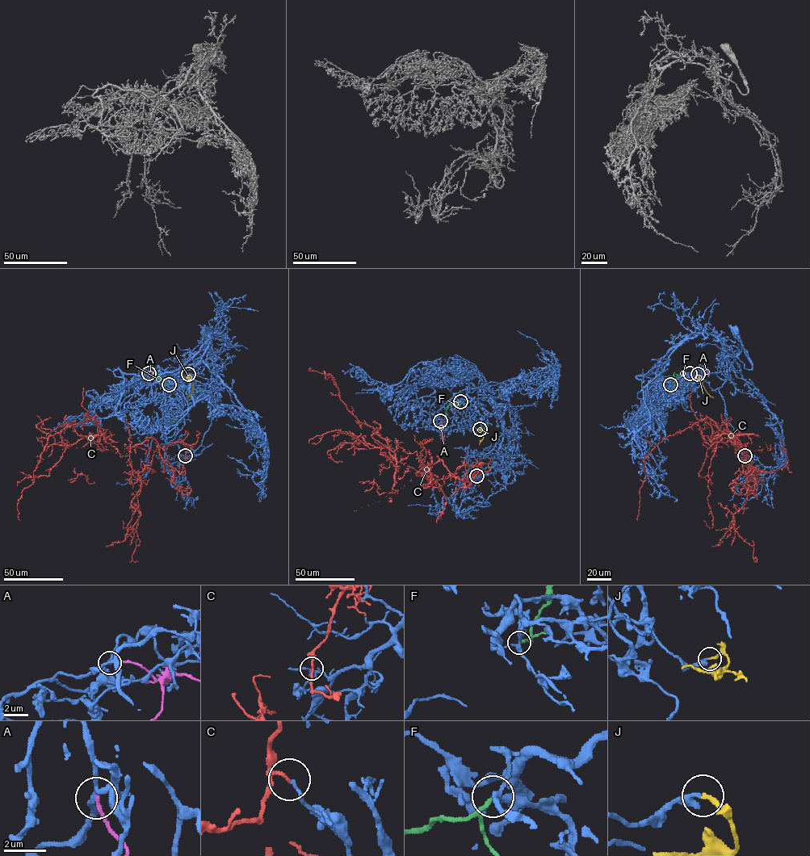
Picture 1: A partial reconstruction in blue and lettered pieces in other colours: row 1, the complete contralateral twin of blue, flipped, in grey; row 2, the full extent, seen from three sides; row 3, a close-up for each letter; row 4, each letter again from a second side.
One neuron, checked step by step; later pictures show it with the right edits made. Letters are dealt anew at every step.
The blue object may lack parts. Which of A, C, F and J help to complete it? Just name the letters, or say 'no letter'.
J

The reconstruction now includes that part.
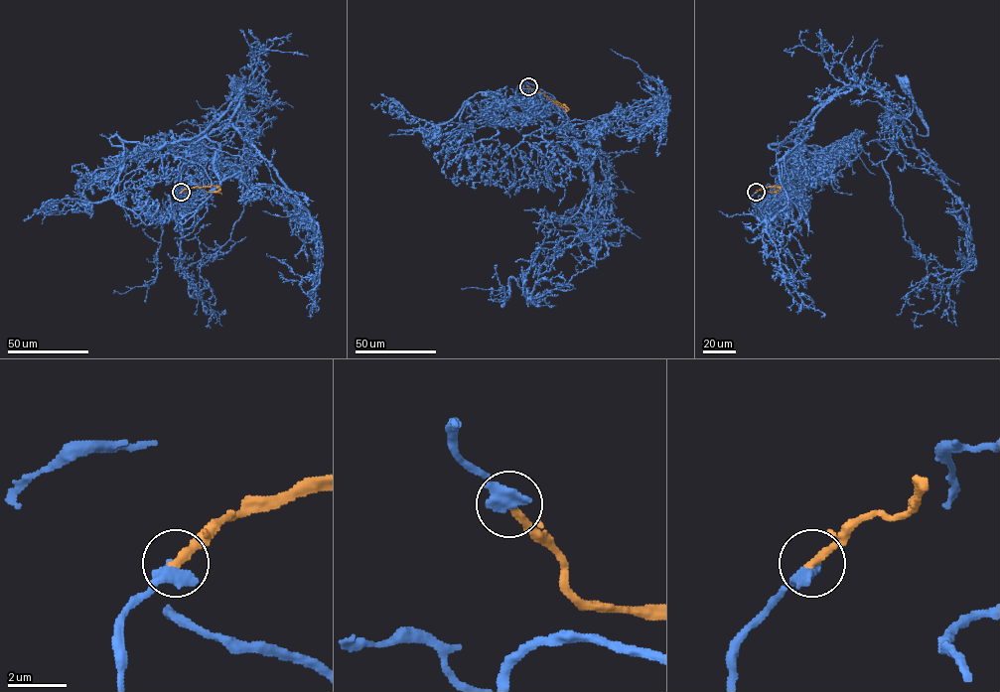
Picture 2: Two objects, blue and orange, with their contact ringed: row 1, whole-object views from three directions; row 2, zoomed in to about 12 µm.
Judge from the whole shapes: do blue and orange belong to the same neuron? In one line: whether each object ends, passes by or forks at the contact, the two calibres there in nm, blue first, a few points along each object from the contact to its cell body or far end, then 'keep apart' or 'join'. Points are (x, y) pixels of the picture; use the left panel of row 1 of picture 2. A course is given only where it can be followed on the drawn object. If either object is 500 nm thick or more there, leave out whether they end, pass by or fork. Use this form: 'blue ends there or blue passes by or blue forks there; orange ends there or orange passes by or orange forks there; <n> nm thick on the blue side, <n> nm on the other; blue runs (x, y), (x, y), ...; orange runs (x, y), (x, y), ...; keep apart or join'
550 nm thick on the blue side, 280 nm on the other; blue runs (181, 193), (197, 207), (219, 184), (207, 130), (244, 85), (236, 108), (260, 134), (236, 83); orange runs (181, 193), (185, 189), (211, 186), (220, 189), (206, 191); join

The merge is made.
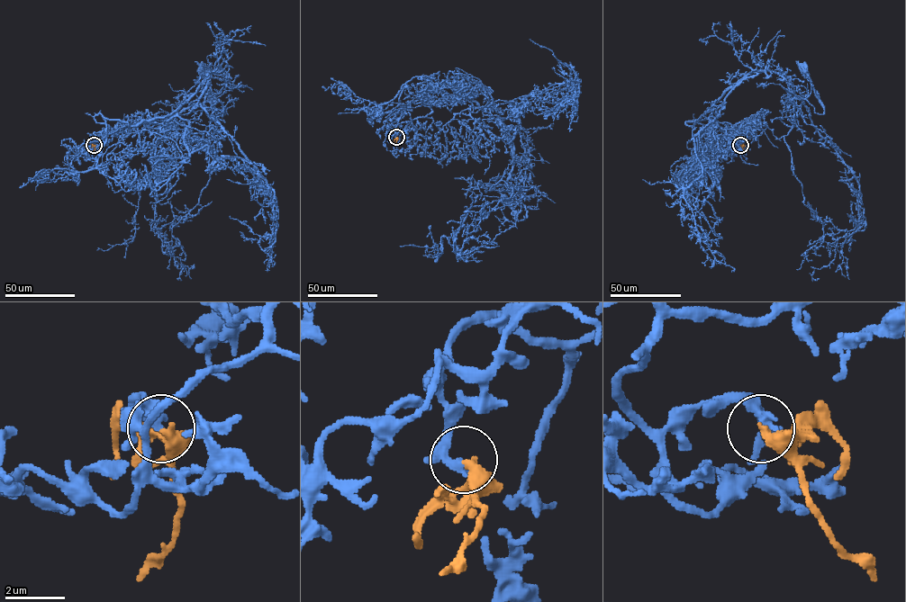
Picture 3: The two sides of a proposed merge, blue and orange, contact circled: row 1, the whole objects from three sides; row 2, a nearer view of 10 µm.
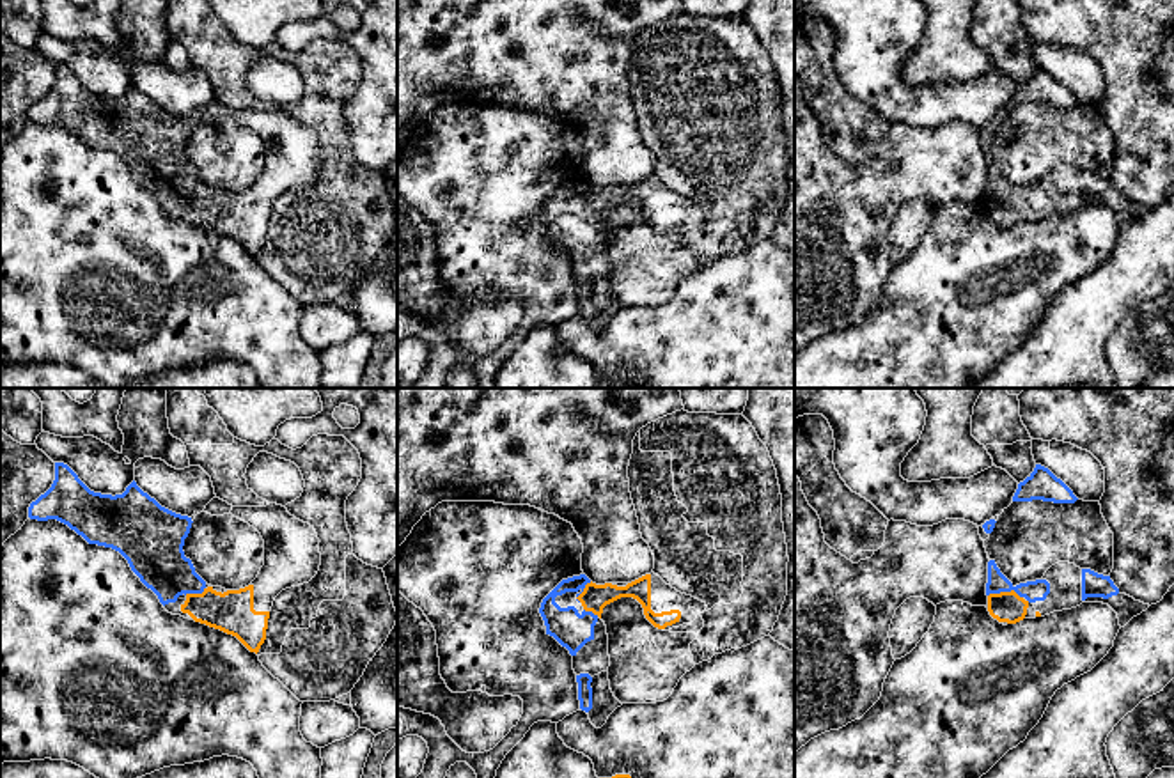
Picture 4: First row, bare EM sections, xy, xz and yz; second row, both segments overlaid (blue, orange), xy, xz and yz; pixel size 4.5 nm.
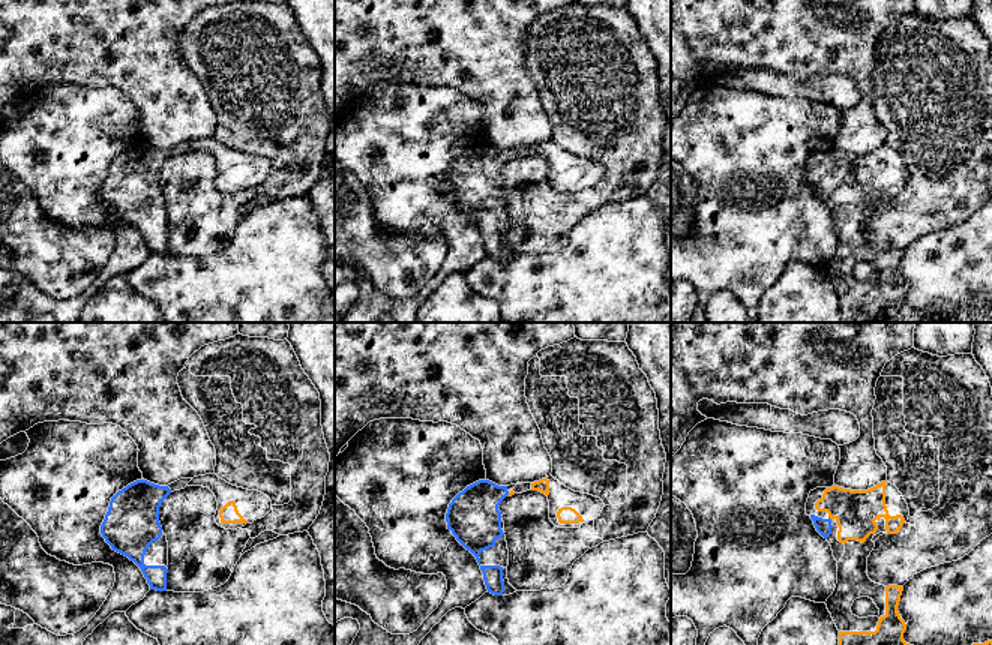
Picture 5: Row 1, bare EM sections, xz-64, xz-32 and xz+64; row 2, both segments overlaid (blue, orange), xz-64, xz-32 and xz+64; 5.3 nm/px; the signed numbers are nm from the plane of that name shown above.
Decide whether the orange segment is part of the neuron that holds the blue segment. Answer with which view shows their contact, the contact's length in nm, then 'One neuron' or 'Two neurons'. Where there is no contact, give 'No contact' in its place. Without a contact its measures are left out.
Touches blue in yz. Shared border 160 nm. One neuron

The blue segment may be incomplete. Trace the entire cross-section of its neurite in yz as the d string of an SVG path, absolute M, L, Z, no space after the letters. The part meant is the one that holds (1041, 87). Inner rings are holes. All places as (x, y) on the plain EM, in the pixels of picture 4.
M1036 67L1034 74L1023 85L1018 87L1018 92L1013 99L1013 105L1032 103L1075 106L1078 101L1048 71Z

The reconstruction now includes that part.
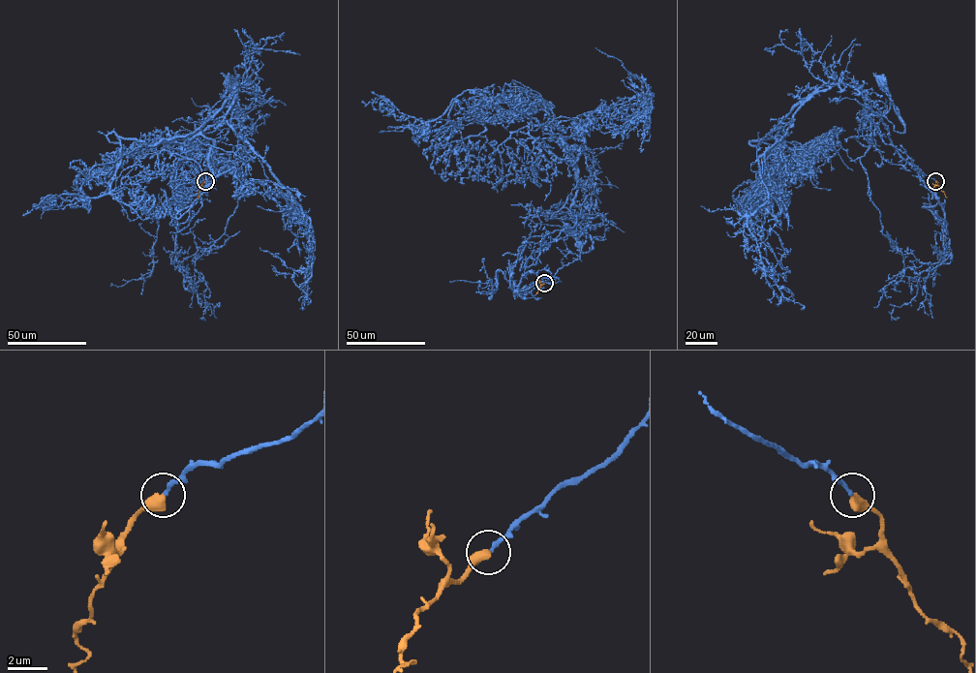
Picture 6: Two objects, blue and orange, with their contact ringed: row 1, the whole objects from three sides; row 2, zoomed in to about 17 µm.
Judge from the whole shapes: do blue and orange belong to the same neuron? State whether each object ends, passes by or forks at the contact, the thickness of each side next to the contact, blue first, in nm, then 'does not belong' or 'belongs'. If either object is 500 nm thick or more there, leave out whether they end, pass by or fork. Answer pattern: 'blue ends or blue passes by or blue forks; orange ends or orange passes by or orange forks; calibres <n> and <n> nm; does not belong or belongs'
calibres 180 and 550 nm; belongs

